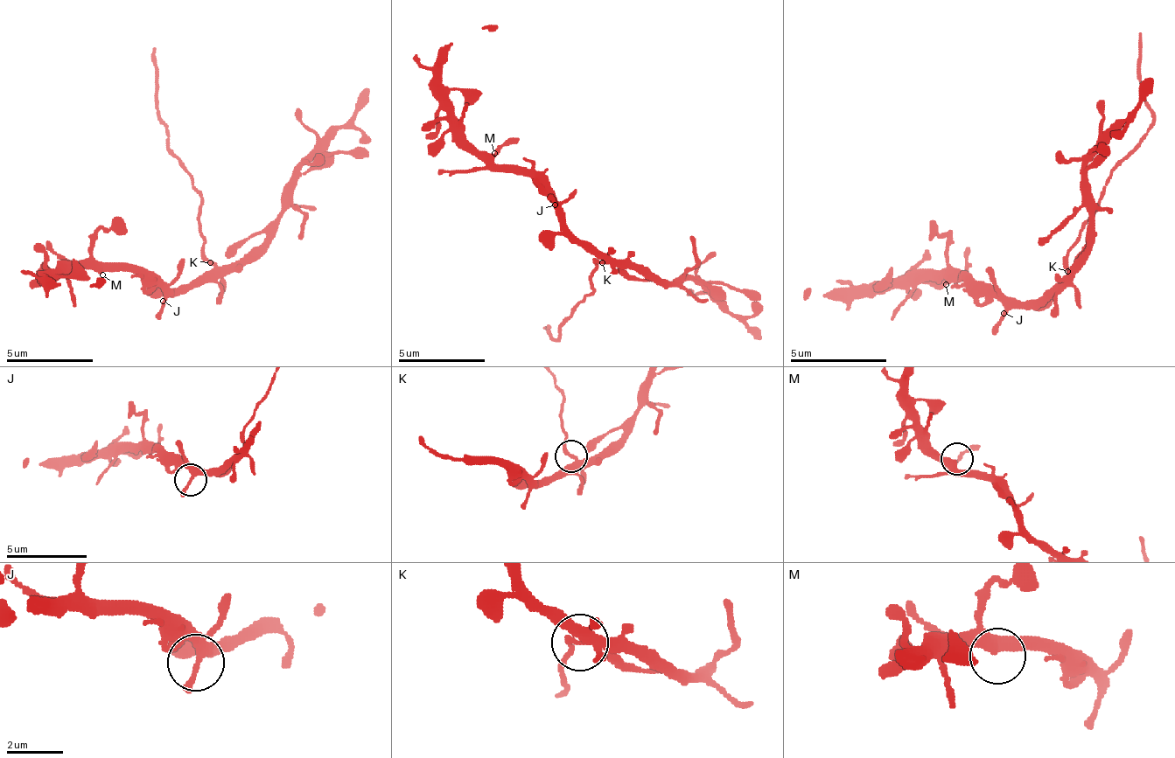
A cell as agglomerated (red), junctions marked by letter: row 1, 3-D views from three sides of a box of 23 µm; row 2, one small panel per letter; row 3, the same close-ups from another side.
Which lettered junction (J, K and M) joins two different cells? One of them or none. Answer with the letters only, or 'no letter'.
K

